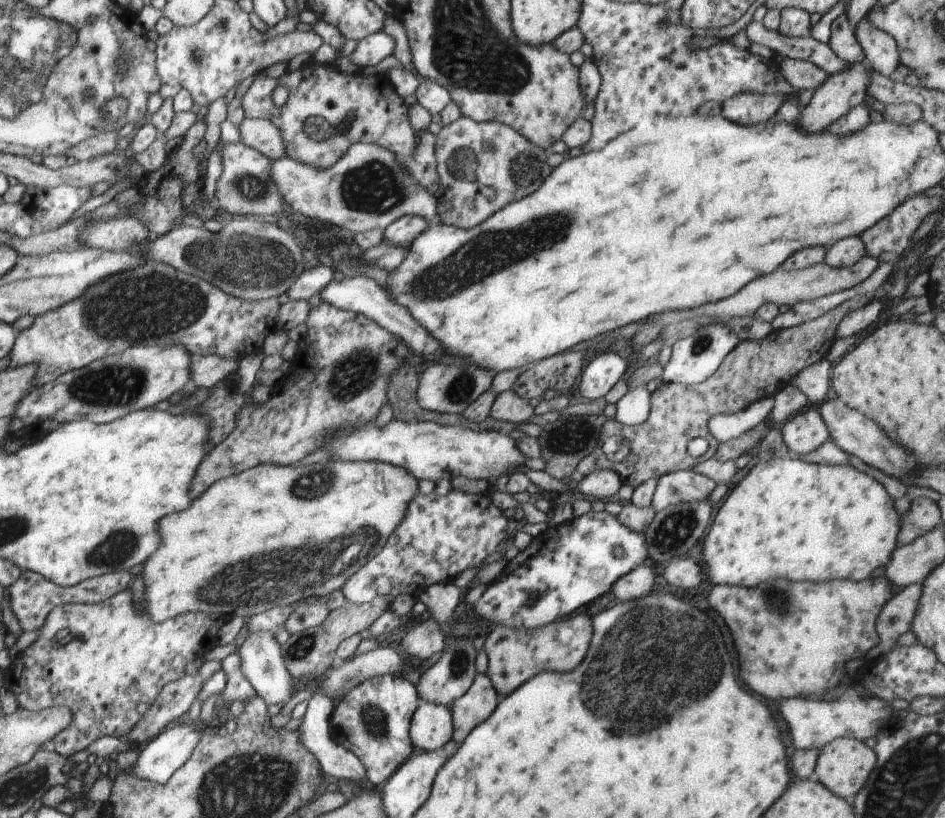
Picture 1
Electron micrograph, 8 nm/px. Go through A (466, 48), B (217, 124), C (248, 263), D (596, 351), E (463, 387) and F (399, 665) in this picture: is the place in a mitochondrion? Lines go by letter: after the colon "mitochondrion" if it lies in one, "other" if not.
A: mitochondrion
B: other
C: mitochondrion
D: other
E: mitochondrion
F: other

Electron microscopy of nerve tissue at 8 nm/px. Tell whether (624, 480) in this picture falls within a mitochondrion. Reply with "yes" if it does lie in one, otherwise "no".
no

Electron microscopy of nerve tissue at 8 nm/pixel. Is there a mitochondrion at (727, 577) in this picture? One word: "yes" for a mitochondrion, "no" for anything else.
no

